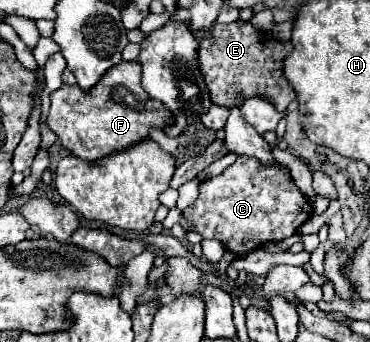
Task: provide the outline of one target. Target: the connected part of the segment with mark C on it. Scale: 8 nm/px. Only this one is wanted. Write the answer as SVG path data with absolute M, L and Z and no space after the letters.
M239 156L223 174L199 184L197 202L183 212L183 216L193 222L195 232L203 238L223 242L223 246L237 256L253 252L265 242L279 242L293 236L311 214L311 202L299 192L283 168L267 166L247 156Z

